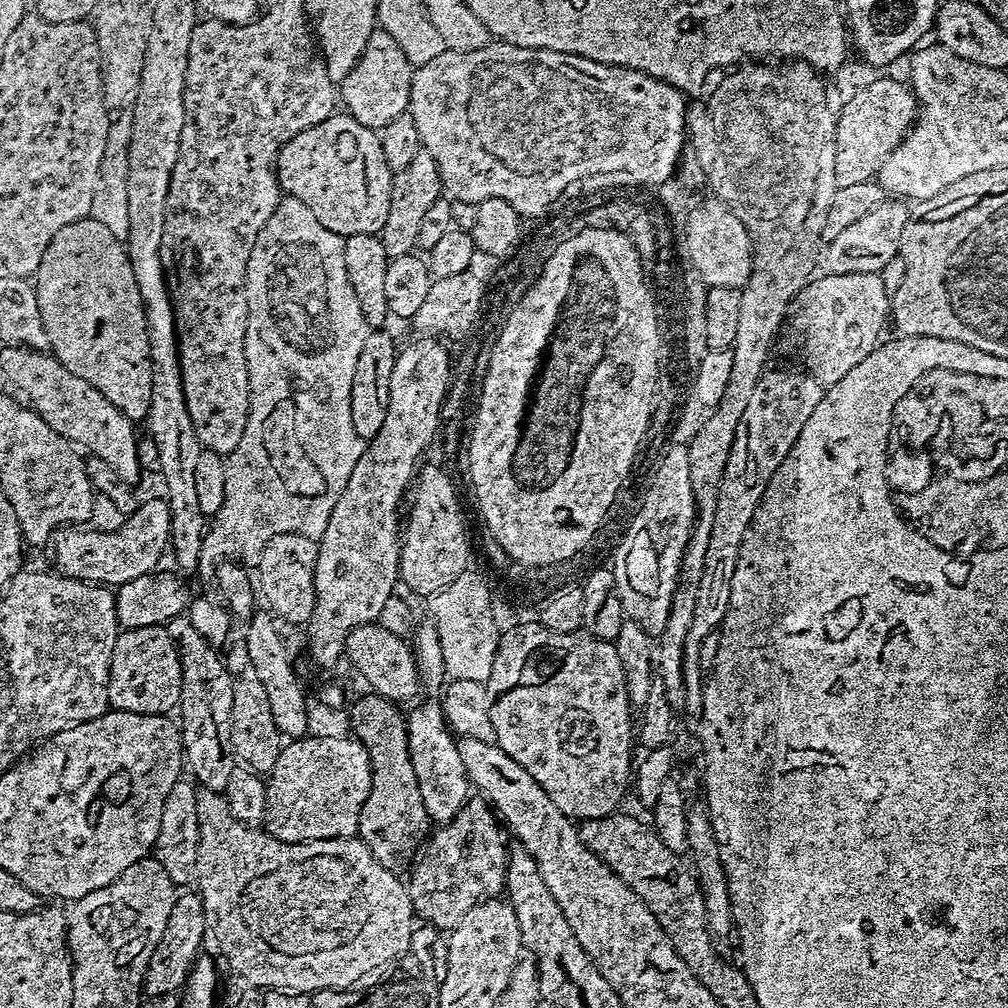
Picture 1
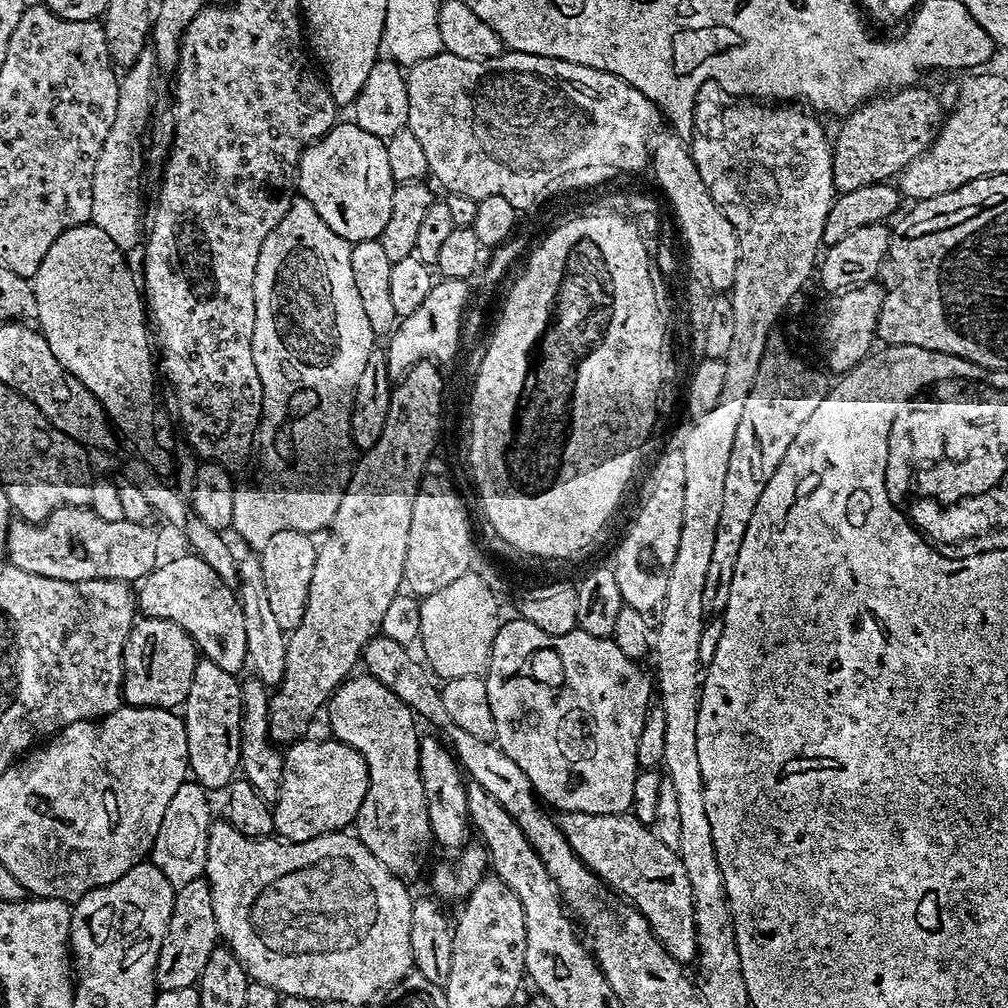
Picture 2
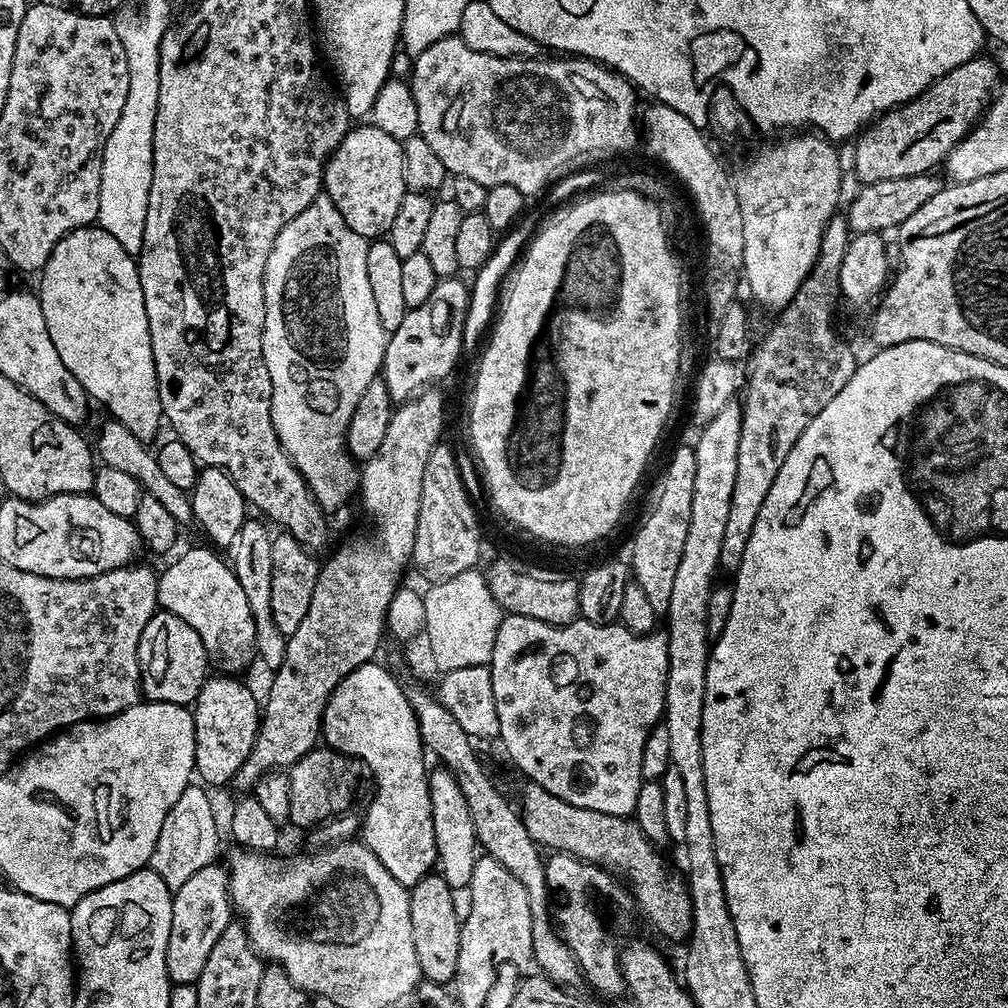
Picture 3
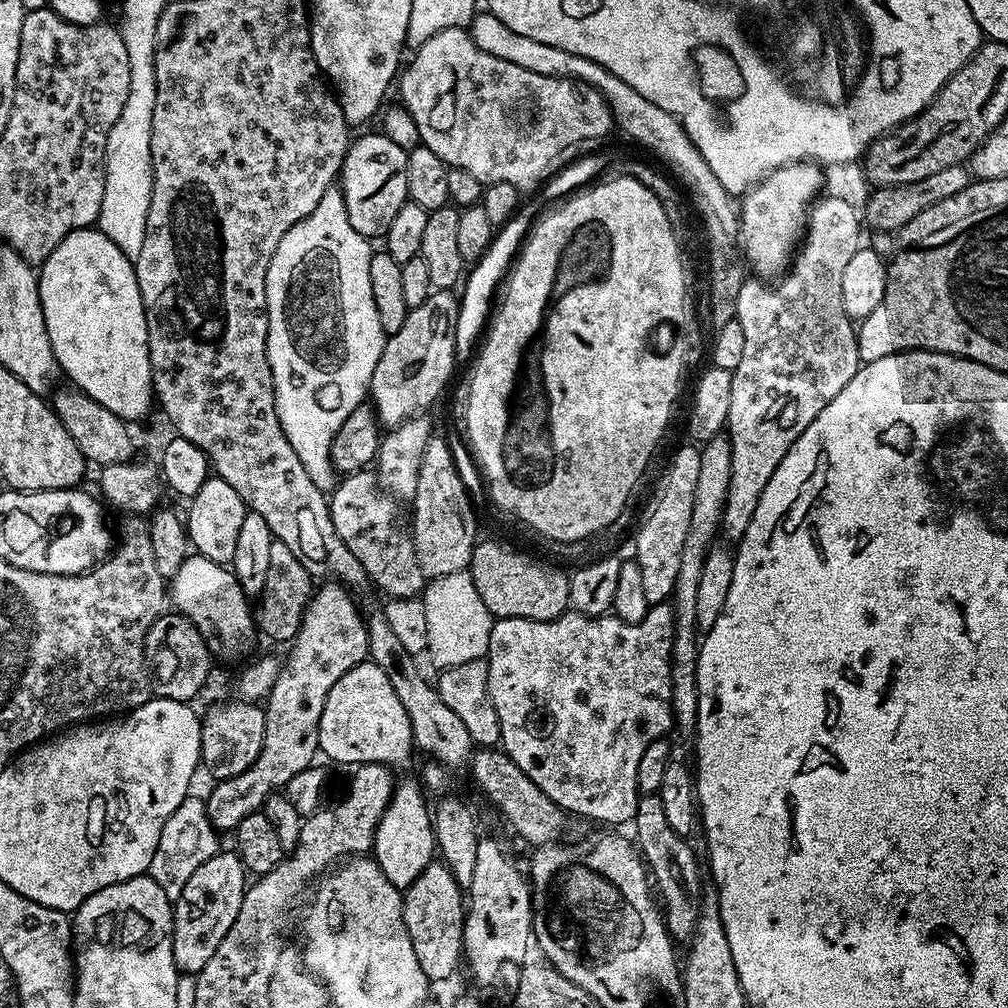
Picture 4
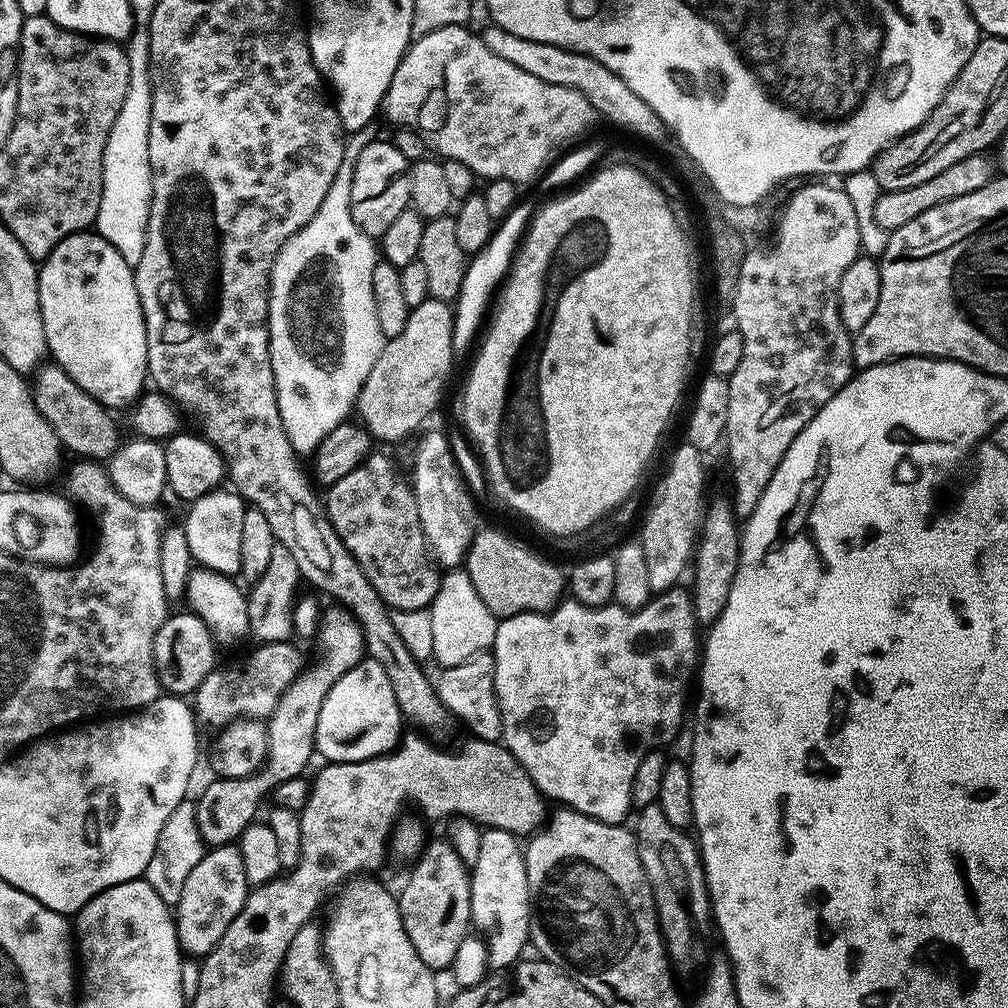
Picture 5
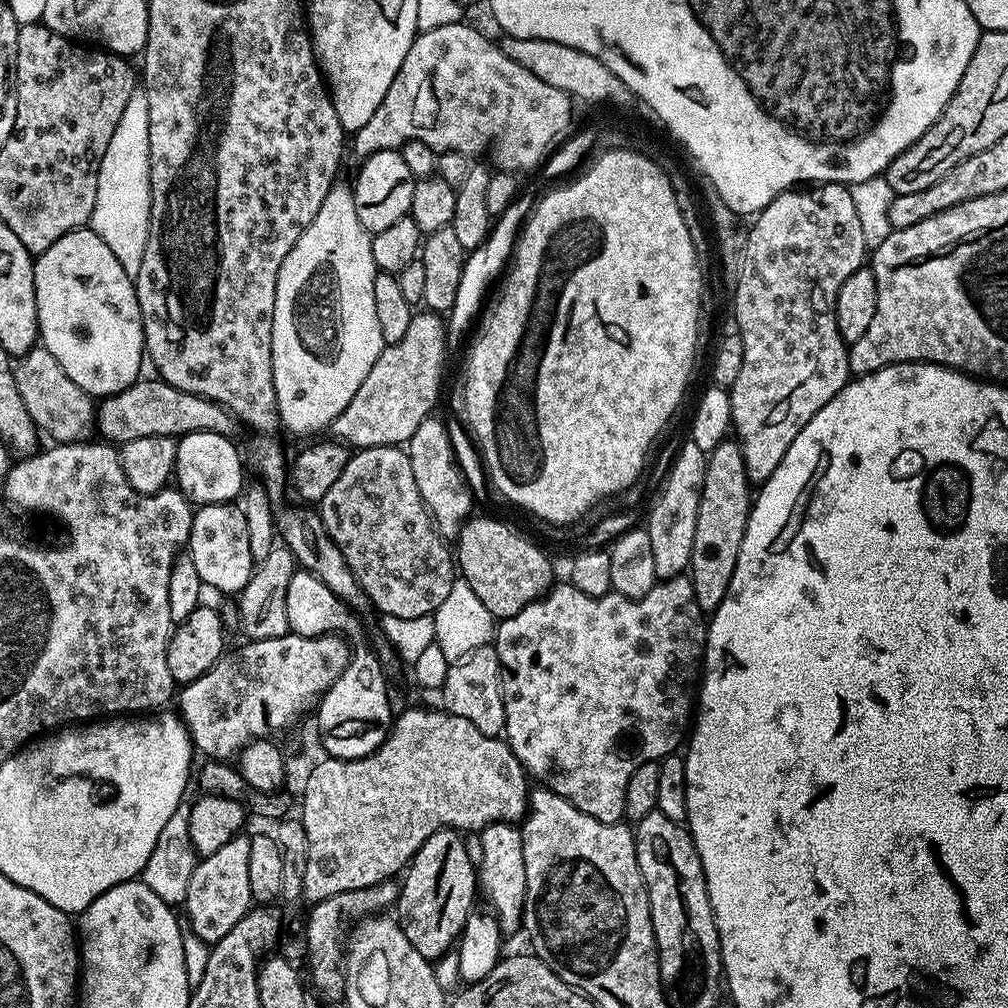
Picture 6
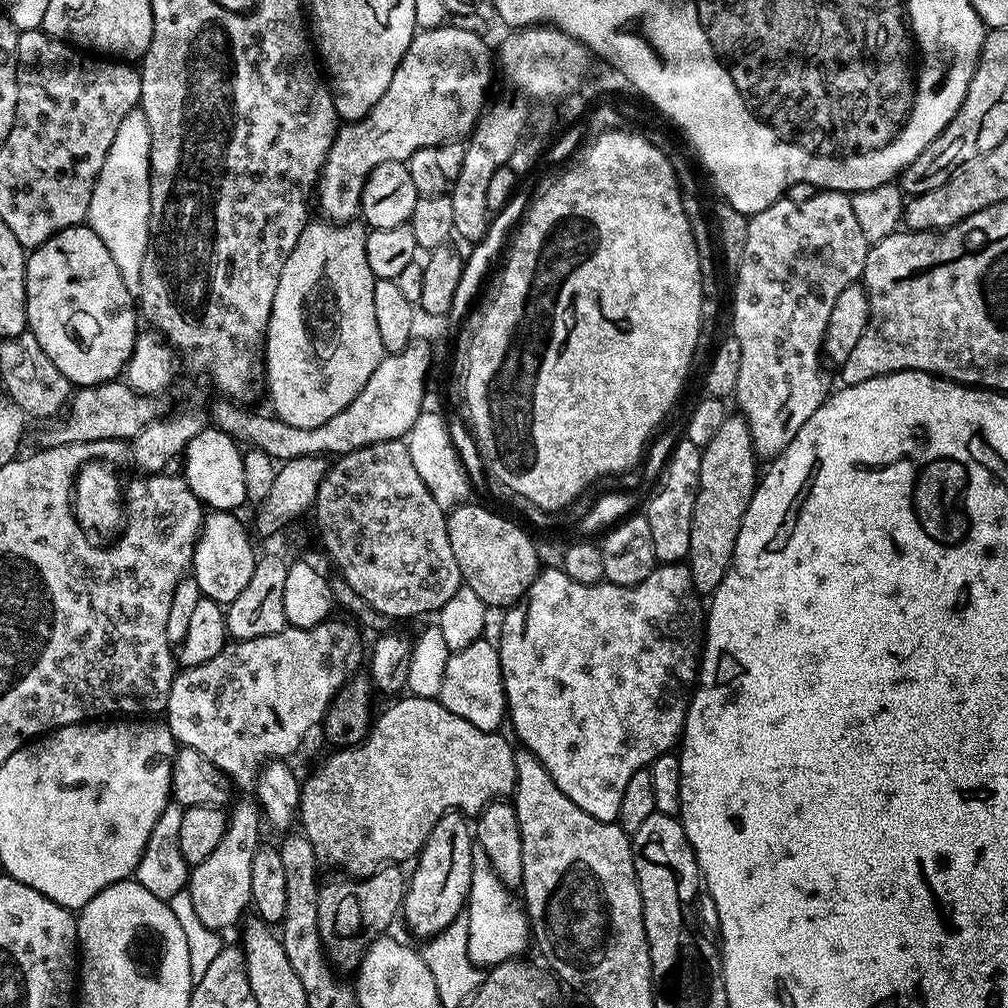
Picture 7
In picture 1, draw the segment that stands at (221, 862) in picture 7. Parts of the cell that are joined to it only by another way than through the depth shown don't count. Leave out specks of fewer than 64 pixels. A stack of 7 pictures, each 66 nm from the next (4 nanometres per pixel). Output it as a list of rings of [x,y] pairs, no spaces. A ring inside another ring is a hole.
[[[188,890],[177,895],[176,904],[168,919],[162,942],[154,950],[148,963],[148,973],[144,976],[143,991],[148,996],[170,996],[179,993],[188,983],[188,975],[194,962],[202,955],[200,948],[204,944],[204,935],[210,932],[210,916],[206,911],[203,899],[195,891]],[[196,895],[196,896],[195,896]]]

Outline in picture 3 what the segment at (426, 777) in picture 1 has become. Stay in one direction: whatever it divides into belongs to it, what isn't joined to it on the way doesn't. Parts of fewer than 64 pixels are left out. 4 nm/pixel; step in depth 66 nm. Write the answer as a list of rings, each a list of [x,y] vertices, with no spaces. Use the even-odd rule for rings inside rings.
[[[443,766],[433,767],[428,773],[430,790],[430,810],[434,814],[434,842],[438,875],[453,890],[467,889],[472,882],[472,867],[478,859],[478,841],[474,822],[470,819],[470,806],[466,806],[466,797],[462,794],[454,774]]]

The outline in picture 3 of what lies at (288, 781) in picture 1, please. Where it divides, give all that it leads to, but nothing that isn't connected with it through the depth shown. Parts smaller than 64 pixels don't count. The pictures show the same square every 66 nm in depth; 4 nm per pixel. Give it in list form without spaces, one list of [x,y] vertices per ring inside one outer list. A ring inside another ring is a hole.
[[[317,746],[304,755],[290,769],[290,821],[300,828],[315,829],[317,826],[345,815],[356,796],[356,783],[362,768],[357,761],[327,746]]]

